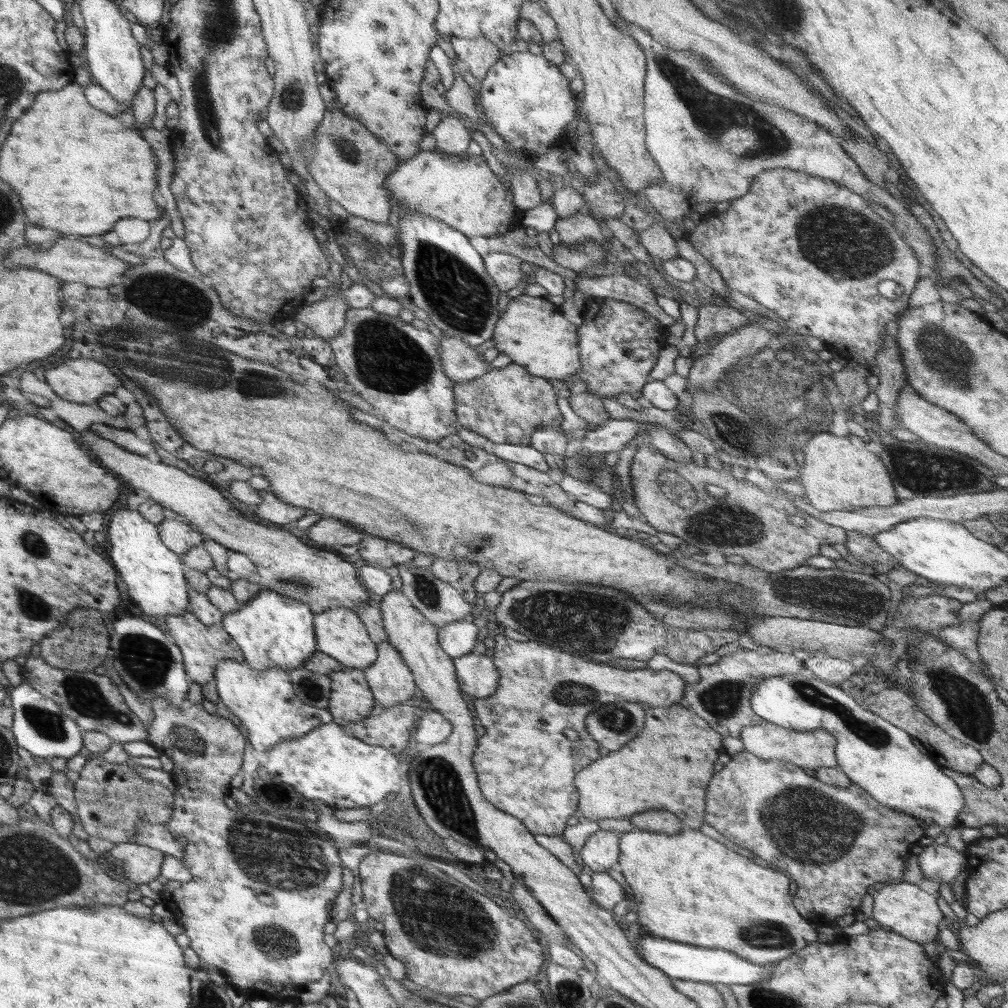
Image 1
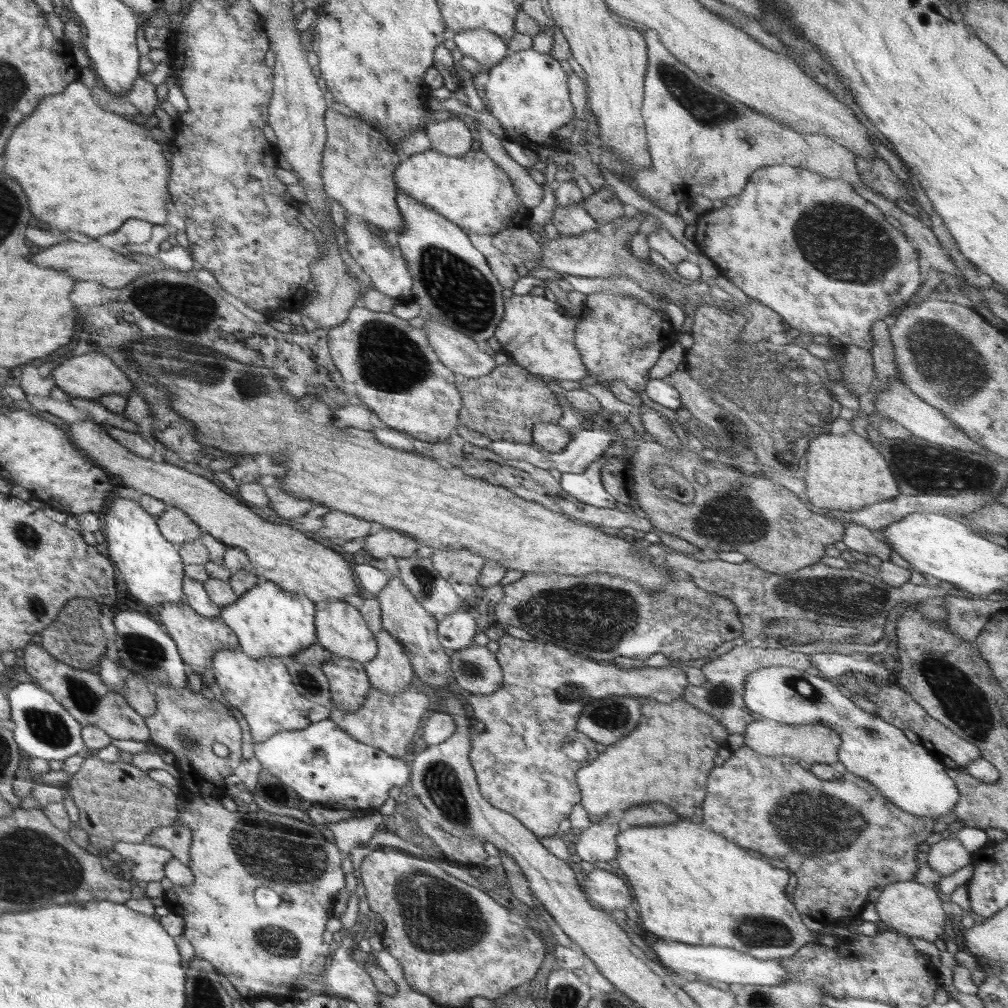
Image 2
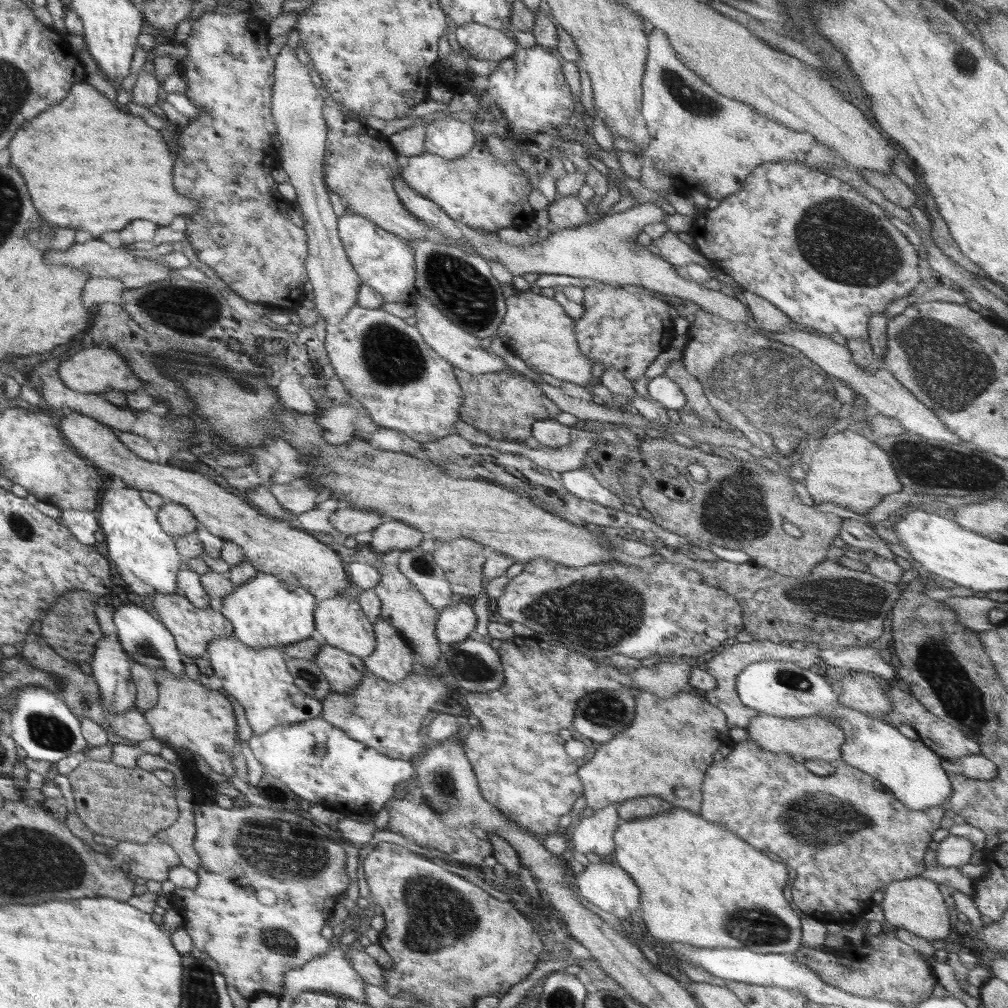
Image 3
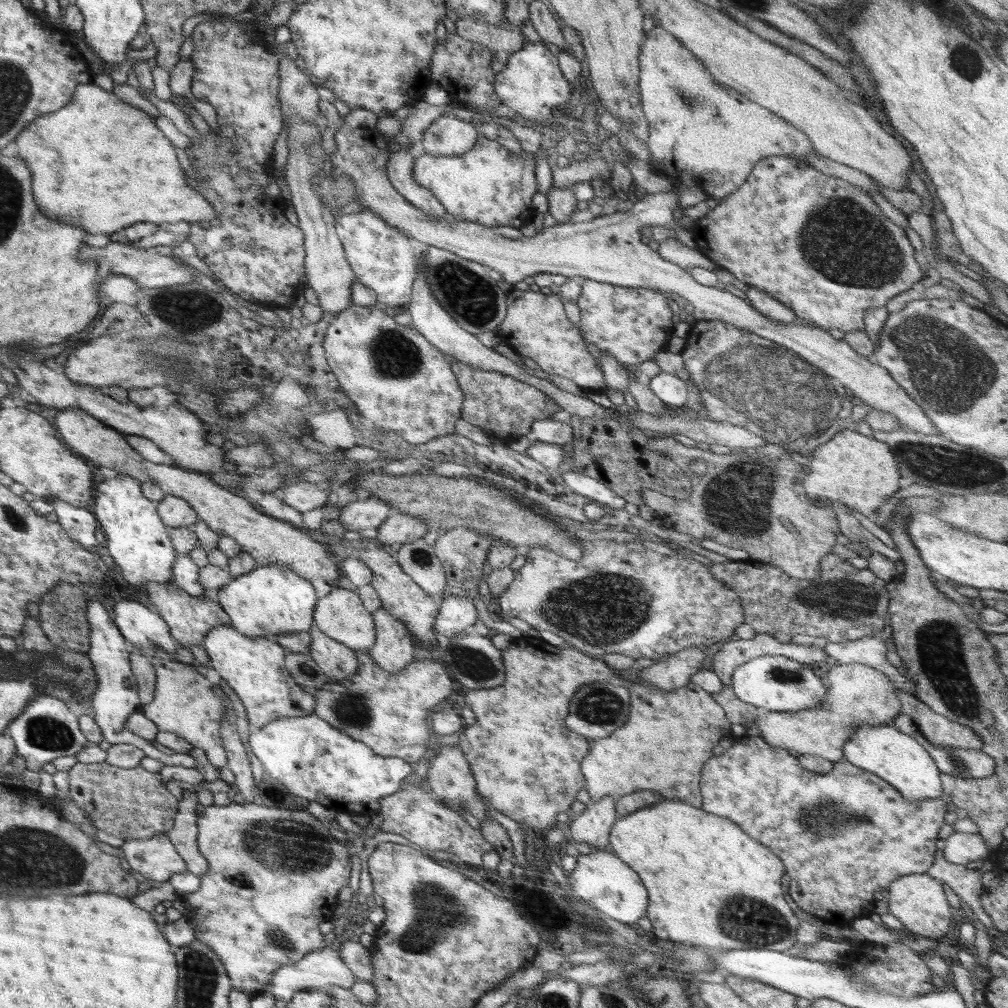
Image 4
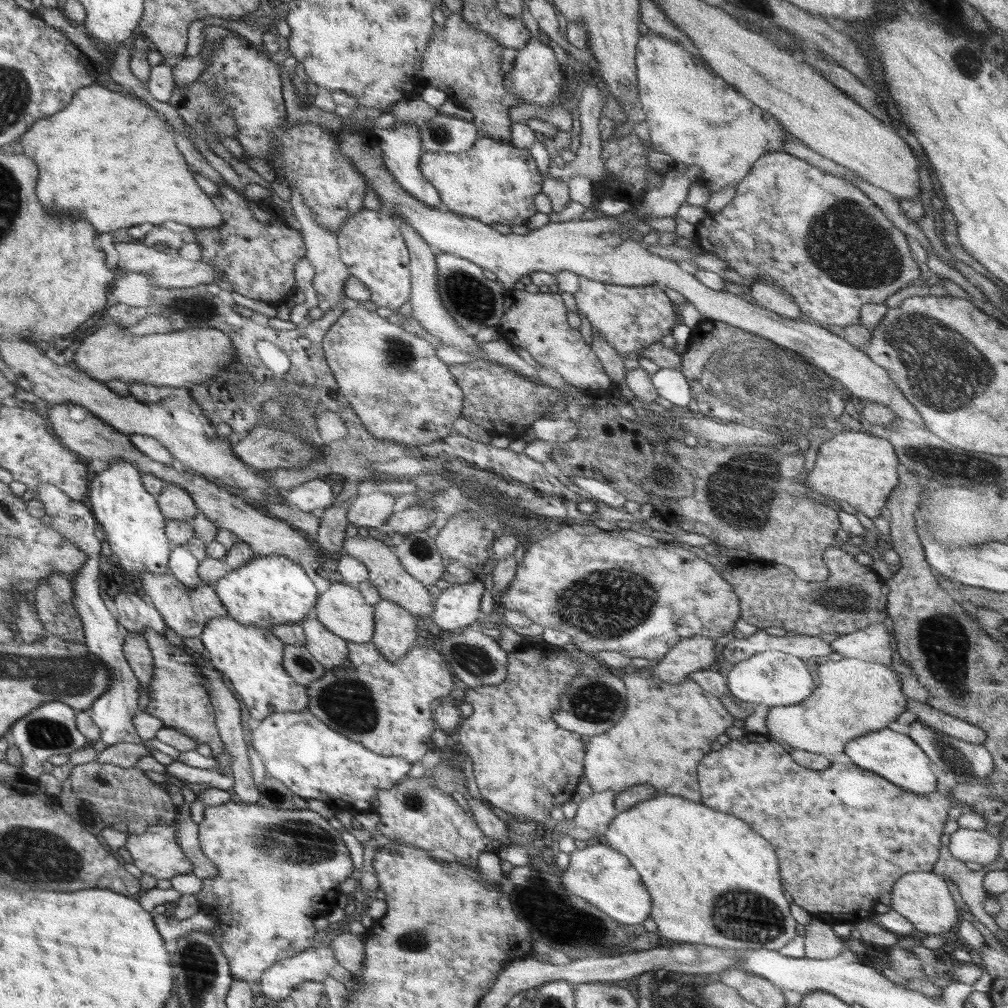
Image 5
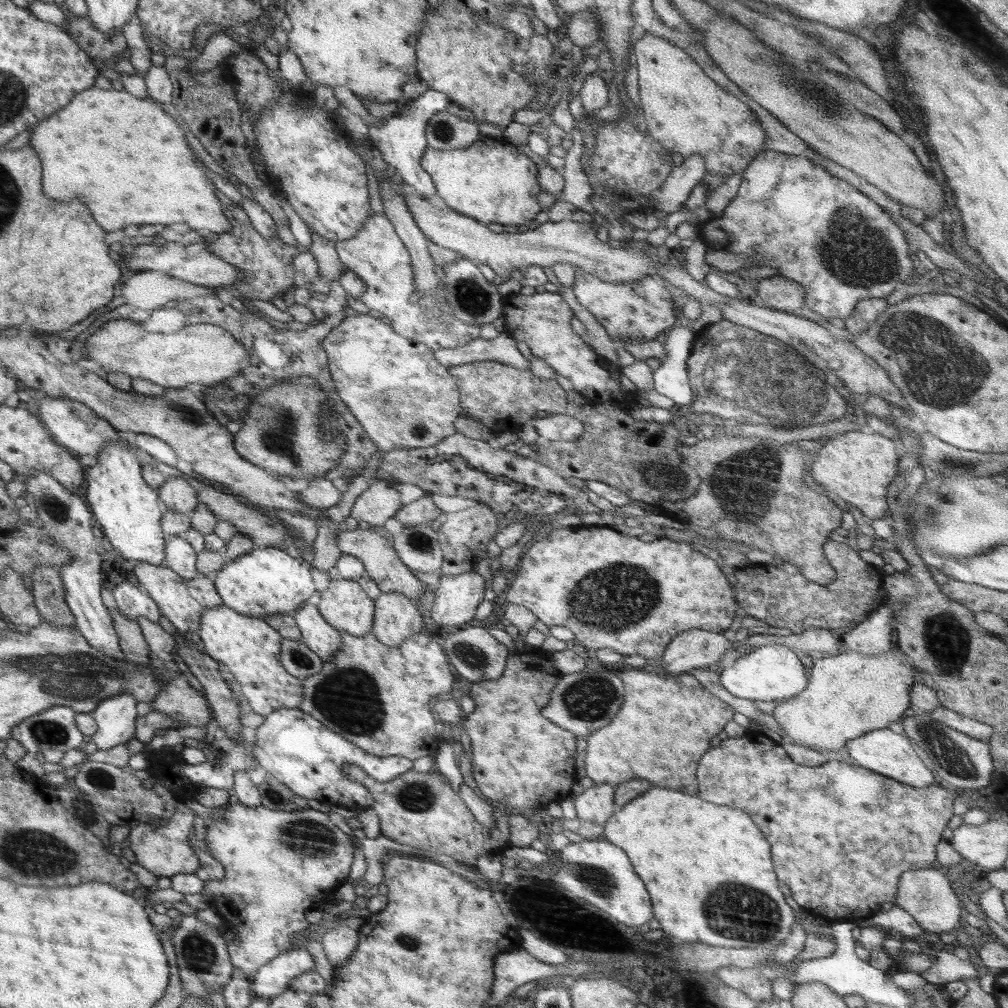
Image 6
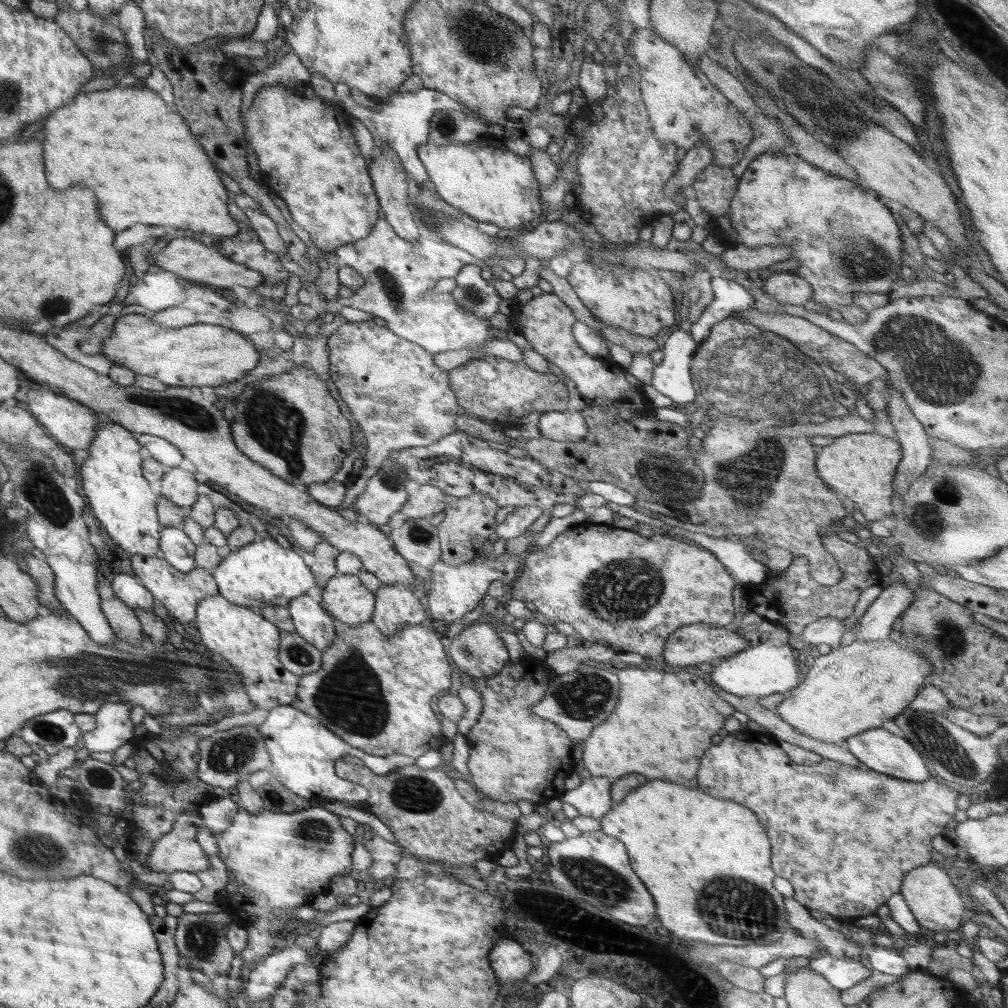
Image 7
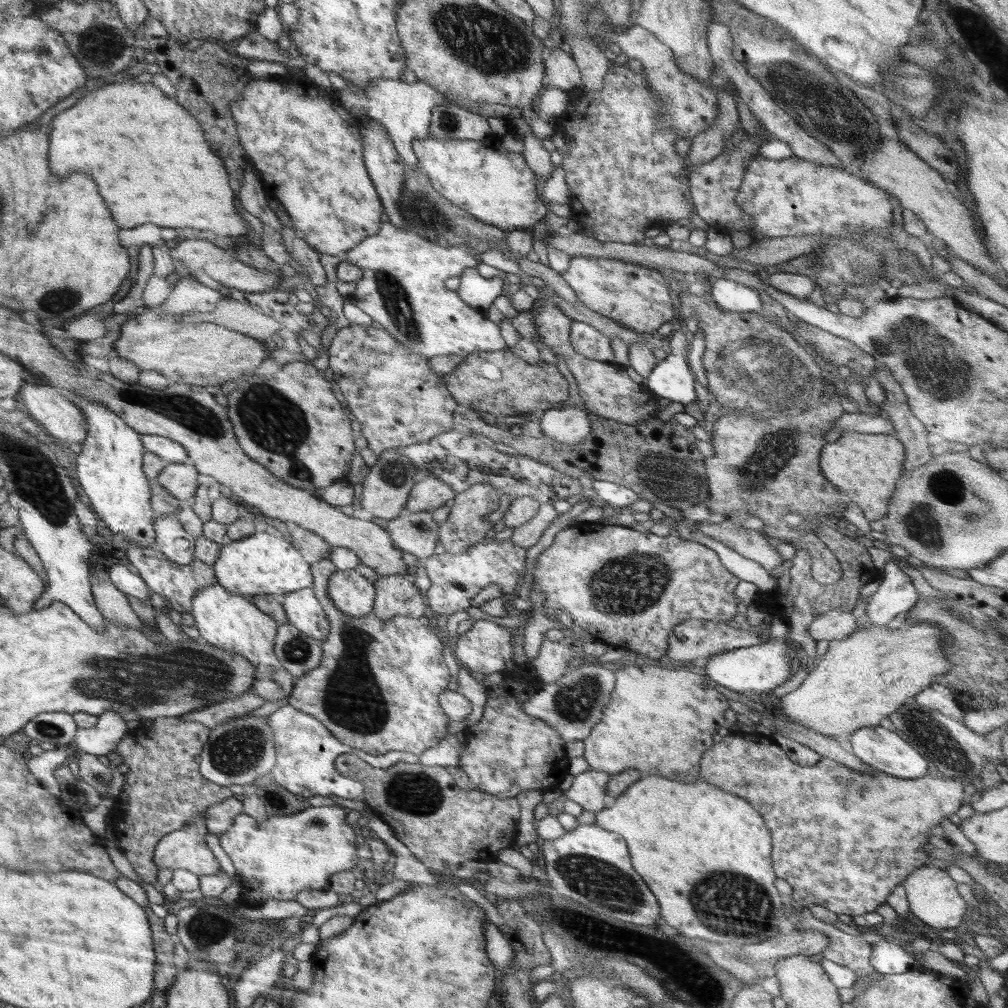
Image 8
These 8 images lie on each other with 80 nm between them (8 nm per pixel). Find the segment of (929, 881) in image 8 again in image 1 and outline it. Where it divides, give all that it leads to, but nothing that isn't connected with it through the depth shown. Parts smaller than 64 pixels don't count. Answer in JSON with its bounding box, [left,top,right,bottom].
[871,881,946,944]

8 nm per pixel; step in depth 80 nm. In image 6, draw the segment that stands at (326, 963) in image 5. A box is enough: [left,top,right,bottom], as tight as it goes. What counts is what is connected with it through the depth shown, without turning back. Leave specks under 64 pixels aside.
[250,949,316,1000]

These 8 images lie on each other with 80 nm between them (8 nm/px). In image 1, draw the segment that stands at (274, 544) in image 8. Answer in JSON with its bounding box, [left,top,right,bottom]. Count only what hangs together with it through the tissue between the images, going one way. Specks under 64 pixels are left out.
[222,589,318,672]

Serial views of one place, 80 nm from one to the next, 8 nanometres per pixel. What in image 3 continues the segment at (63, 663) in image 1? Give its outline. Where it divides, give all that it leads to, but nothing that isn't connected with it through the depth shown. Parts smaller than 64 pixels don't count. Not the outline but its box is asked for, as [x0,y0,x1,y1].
[41,590,103,664]

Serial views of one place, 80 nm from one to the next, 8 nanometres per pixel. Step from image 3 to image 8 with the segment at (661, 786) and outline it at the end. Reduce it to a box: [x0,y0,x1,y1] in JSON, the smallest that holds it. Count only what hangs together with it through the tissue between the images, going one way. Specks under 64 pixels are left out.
[583,661,728,782]

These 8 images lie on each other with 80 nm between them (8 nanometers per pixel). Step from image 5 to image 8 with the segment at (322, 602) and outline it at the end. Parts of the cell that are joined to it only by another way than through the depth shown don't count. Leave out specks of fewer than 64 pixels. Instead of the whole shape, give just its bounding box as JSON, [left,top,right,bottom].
[328,568,375,617]

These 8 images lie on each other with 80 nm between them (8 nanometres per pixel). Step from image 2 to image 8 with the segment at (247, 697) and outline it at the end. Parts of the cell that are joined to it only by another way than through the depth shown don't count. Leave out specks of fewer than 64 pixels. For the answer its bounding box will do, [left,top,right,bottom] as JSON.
[190,582,296,702]

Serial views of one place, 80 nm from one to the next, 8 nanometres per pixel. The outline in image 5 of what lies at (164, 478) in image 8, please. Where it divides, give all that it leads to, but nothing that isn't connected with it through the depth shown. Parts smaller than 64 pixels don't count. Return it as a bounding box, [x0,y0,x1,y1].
[159,484,198,520]

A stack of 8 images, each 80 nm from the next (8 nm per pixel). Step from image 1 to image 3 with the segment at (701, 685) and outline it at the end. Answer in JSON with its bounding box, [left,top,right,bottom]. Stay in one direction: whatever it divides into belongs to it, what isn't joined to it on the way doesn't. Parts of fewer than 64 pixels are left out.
[702,640,820,729]

